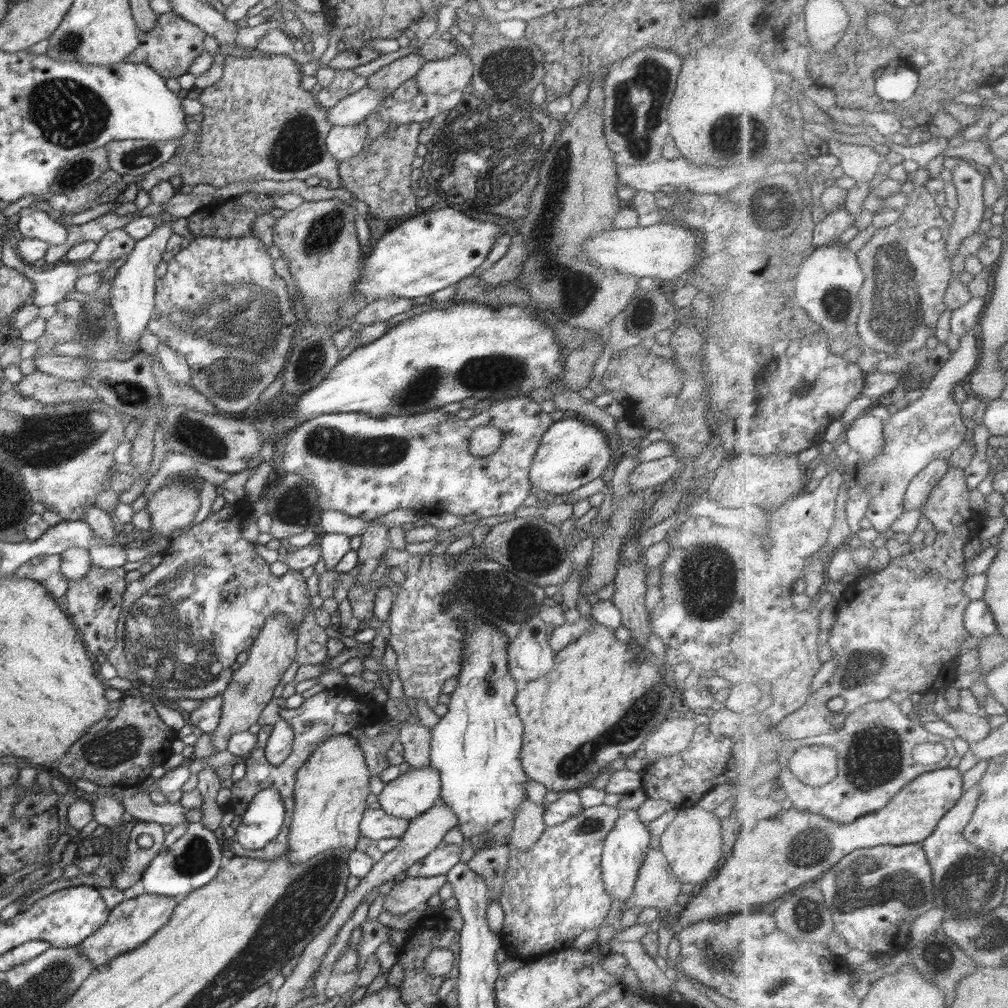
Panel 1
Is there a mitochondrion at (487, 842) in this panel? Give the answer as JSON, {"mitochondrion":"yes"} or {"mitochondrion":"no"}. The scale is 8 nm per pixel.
{"mitochondrion":"no"}

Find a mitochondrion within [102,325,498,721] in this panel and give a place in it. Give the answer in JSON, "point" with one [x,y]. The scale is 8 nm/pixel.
{"point":[173,630]}

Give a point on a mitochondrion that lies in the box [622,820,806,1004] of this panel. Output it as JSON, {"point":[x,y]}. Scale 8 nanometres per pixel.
{"point":[717,956]}

